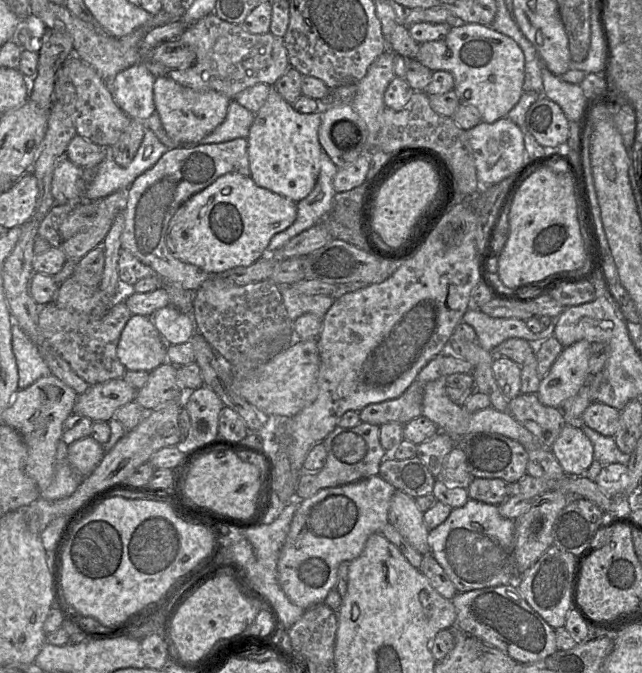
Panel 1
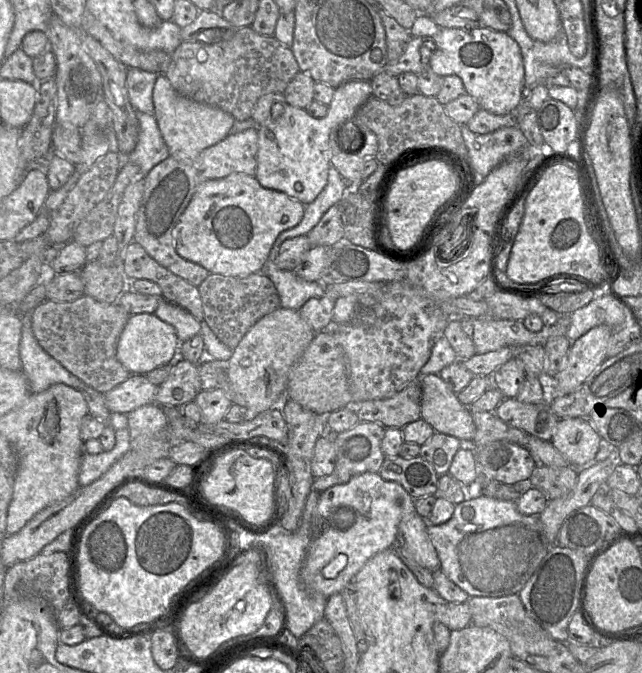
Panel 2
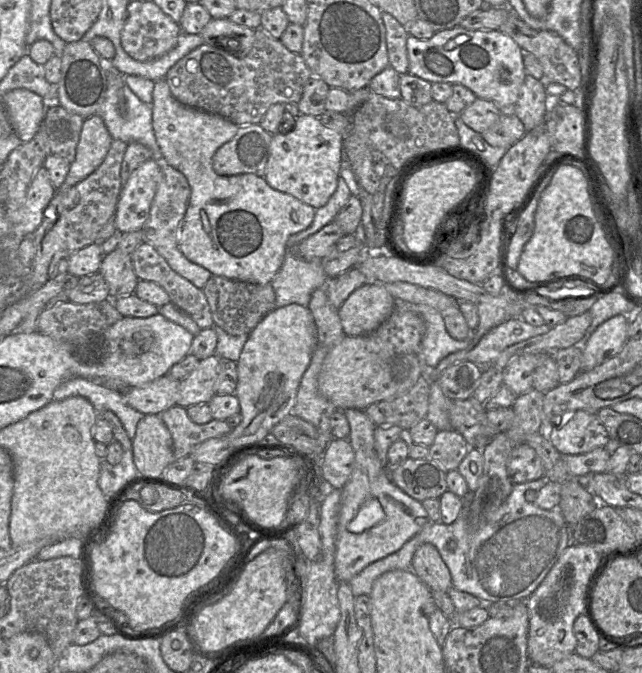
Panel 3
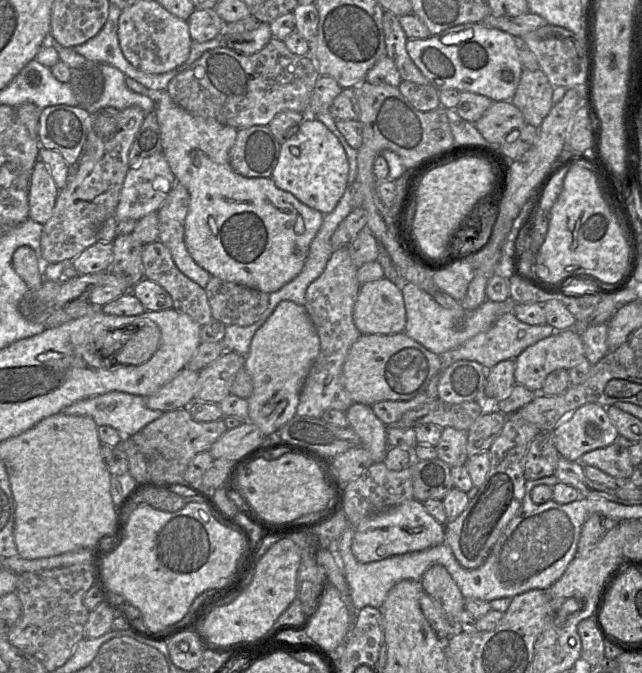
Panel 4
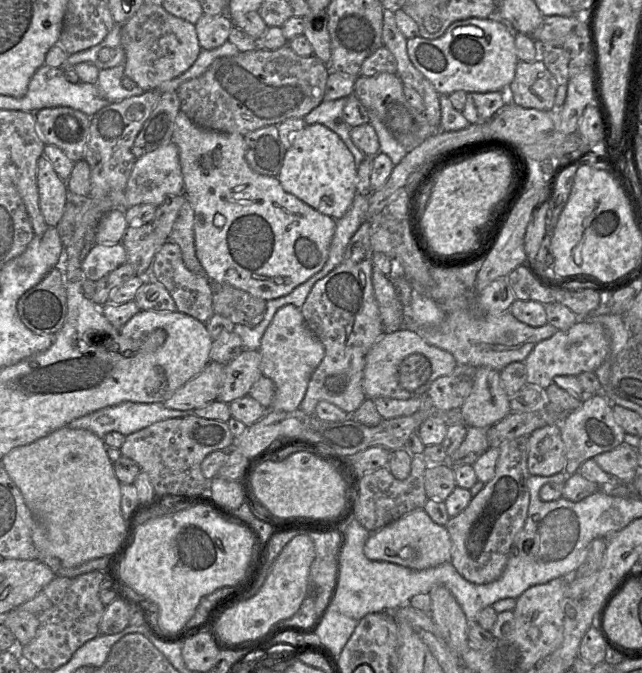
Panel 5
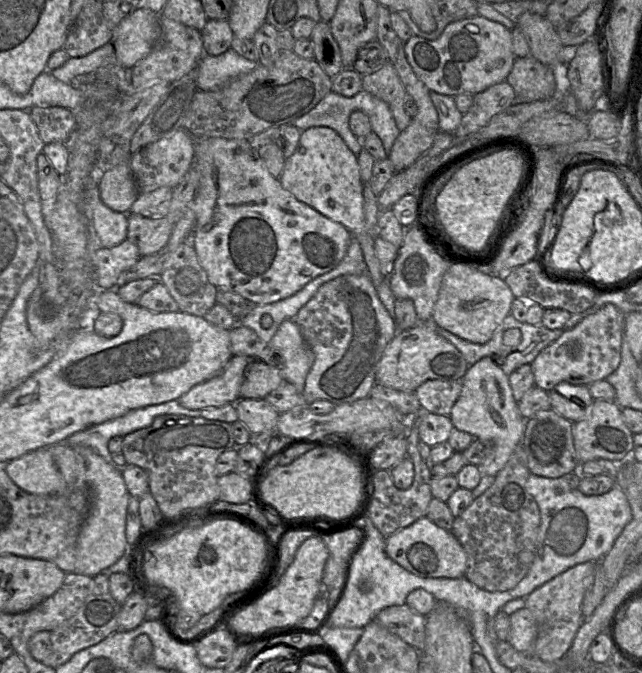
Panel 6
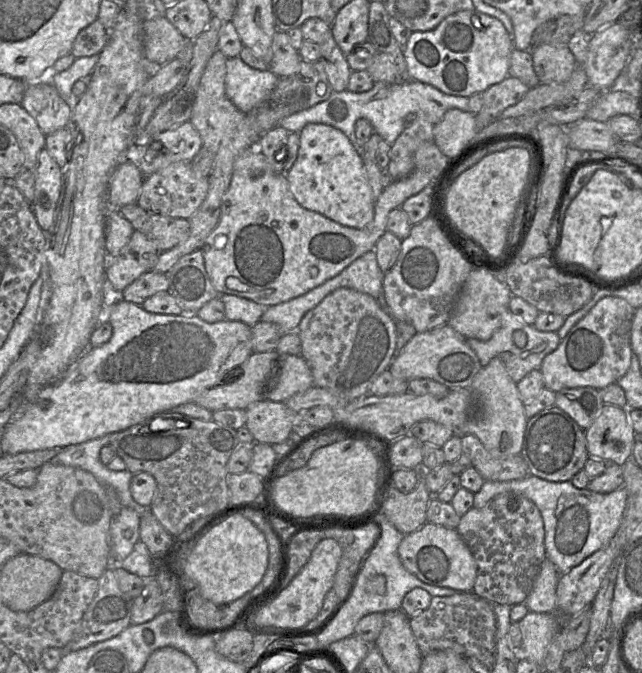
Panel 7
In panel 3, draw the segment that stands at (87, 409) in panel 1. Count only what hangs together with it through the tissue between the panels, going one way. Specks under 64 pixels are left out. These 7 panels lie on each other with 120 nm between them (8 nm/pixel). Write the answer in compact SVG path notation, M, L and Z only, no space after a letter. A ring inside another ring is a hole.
M164 375L145 386L127 389L127 404L144 415L161 414L176 405L180 381Z

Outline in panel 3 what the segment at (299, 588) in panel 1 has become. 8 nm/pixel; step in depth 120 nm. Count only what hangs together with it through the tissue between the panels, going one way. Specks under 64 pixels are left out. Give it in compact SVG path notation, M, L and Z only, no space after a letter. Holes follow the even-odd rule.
M346 409L350 425L350 442L354 454L354 469L341 489L337 522L334 574L338 582L349 582L369 564L399 550L408 540L433 522L421 502L395 485L374 447L375 423L364 410Z

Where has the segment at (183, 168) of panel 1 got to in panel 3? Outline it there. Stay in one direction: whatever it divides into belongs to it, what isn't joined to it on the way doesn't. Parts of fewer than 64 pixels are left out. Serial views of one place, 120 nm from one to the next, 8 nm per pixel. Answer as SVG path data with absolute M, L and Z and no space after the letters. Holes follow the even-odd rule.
M259 123L240 126L236 135L215 152L214 171L221 176L251 173L264 177L271 139ZM162 163L160 180L150 208L150 215L143 228L144 241L151 244L179 275L203 290L212 276L206 268L191 262L180 251L178 246L179 226L189 205L191 188L185 175L172 166Z

